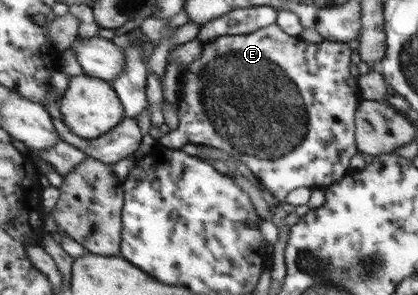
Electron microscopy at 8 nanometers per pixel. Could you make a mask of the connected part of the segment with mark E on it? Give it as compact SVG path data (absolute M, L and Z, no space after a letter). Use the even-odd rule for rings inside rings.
M278 24L260 28L250 34L224 35L204 44L202 56L191 62L182 69L182 86L180 86L180 100L177 114L179 125L176 129L166 133L159 144L171 146L173 149L181 149L185 144L194 143L206 147L214 147L226 152L238 161L246 165L259 180L259 185L271 193L275 199L275 204L271 206L272 212L279 205L286 202L288 194L296 188L323 188L326 185L338 182L348 170L348 162L354 154L354 112L356 112L356 102L358 102L358 87L356 78L350 75L348 64L351 62L351 50L346 43L320 41L318 43L308 43L300 37L292 36L284 32Z

